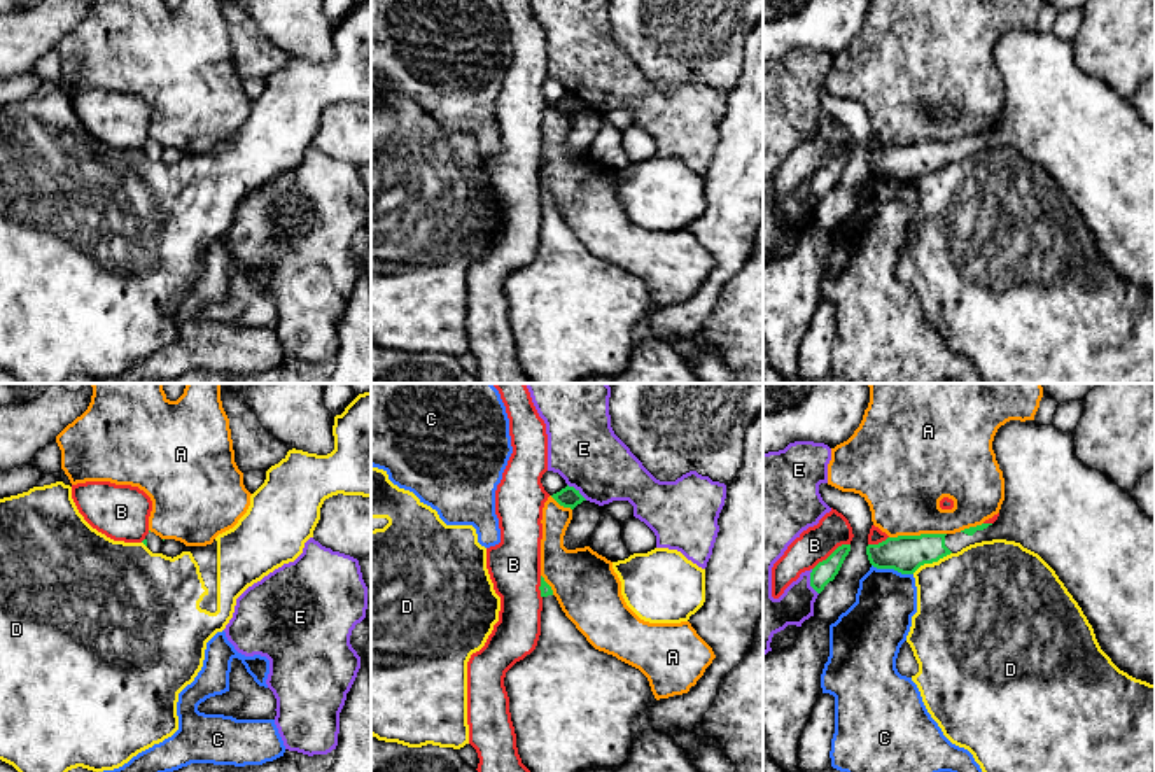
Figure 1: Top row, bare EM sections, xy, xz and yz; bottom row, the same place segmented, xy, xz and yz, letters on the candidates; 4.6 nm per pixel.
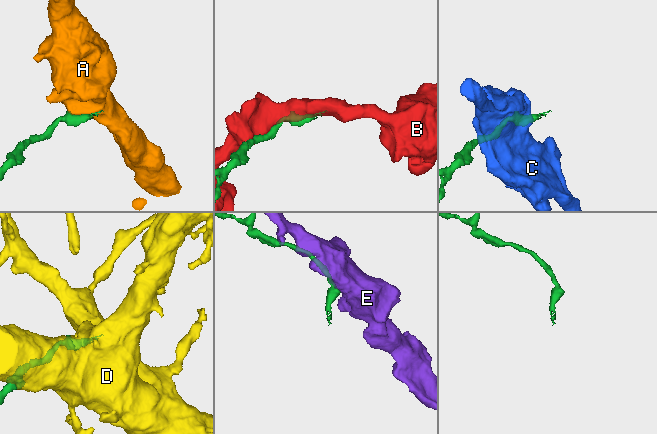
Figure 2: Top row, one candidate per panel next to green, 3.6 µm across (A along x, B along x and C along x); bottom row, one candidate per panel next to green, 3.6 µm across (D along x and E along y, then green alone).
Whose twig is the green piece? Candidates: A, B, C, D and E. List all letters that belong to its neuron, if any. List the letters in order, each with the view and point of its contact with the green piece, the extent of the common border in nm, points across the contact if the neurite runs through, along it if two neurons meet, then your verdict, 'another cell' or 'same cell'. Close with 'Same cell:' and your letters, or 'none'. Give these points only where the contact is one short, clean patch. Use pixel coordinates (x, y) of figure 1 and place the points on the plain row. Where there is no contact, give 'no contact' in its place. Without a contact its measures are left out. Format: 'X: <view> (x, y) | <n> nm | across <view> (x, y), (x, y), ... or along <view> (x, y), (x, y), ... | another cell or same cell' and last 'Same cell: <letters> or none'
A: yz (917, 144) | 260 nm | along yz (945, 140), (898, 142), (889, 146) | another cell
B: yz (832, 161) | 220 nm | another cell
C: yz (893, 175) | 200 nm | another cell
D: yz (931, 170) | 200 nm | another cell
E: yz (811, 189) | 120 nm | another cell
Same cell: none

